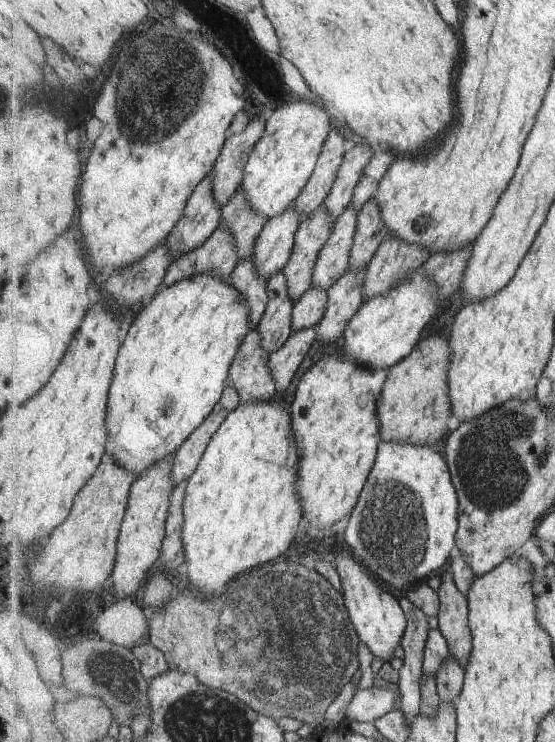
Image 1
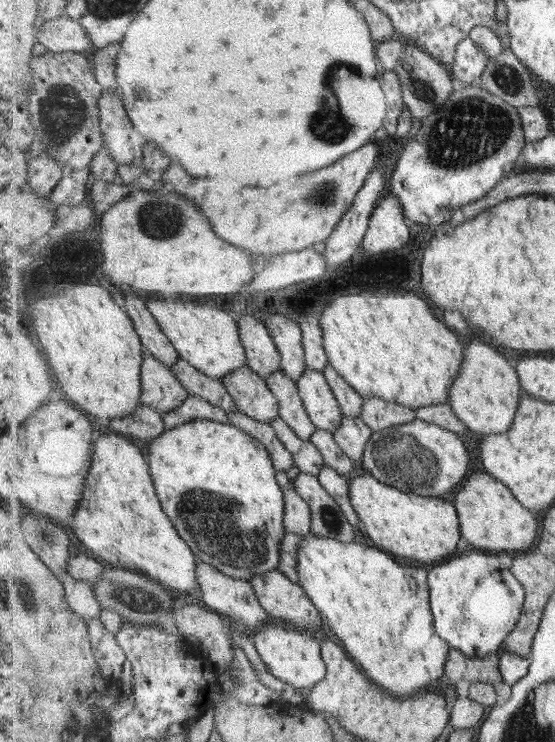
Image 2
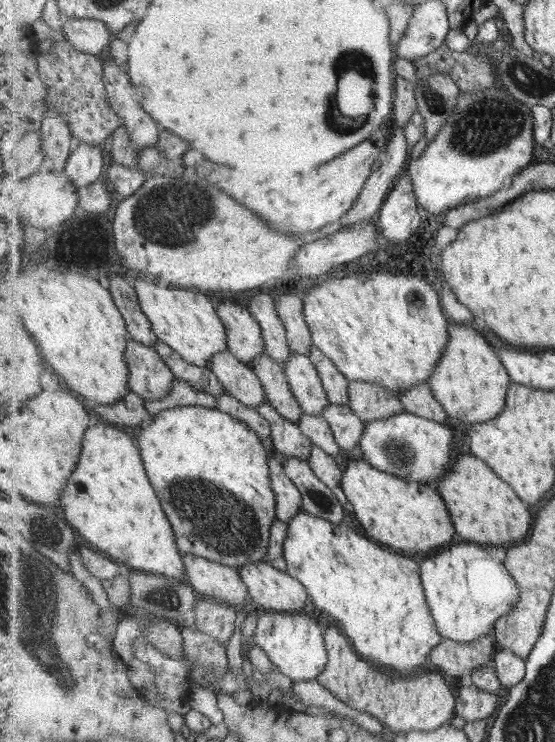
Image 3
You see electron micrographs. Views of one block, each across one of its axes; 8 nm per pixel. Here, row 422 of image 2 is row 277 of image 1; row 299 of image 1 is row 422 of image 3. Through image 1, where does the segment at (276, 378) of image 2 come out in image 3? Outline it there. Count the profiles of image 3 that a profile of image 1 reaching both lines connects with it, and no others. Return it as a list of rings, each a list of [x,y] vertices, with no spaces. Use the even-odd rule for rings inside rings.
[[[267,353],[261,354],[250,365],[259,375],[261,382],[264,383],[269,402],[287,420],[299,425],[304,410],[301,408],[297,397],[293,394],[288,374],[285,373],[285,366],[278,363]]]

